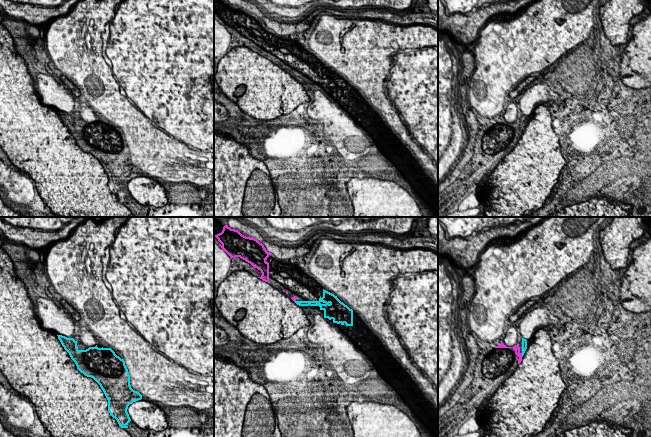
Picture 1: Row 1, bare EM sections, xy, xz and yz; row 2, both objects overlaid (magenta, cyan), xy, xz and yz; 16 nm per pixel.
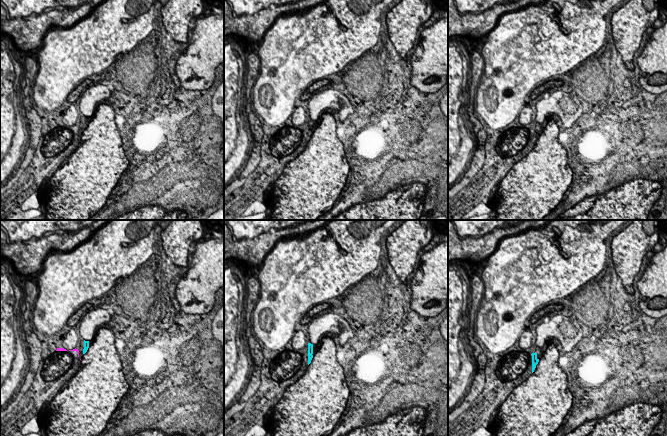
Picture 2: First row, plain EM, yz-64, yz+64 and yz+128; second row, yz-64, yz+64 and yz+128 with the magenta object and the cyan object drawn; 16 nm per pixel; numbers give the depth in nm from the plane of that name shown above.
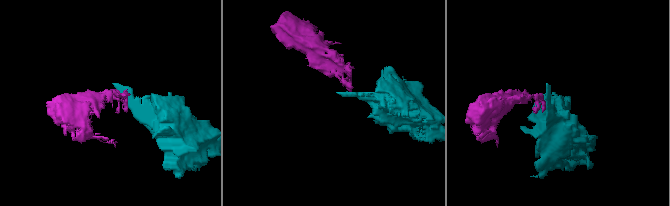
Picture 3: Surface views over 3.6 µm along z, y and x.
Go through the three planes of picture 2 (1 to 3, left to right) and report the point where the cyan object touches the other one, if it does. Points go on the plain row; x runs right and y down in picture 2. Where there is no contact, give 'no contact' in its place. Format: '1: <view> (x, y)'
1: no contact
2: no contact
3: no contact

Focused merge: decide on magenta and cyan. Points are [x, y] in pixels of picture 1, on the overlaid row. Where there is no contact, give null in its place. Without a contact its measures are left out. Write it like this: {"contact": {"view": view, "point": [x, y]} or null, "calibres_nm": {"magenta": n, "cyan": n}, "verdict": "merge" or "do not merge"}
{"contact": {"view": "yz", "point": [521, 355]}, "calibres_nm": {"magenta": 100, "cyan": 100}, "verdict": "merge"}

